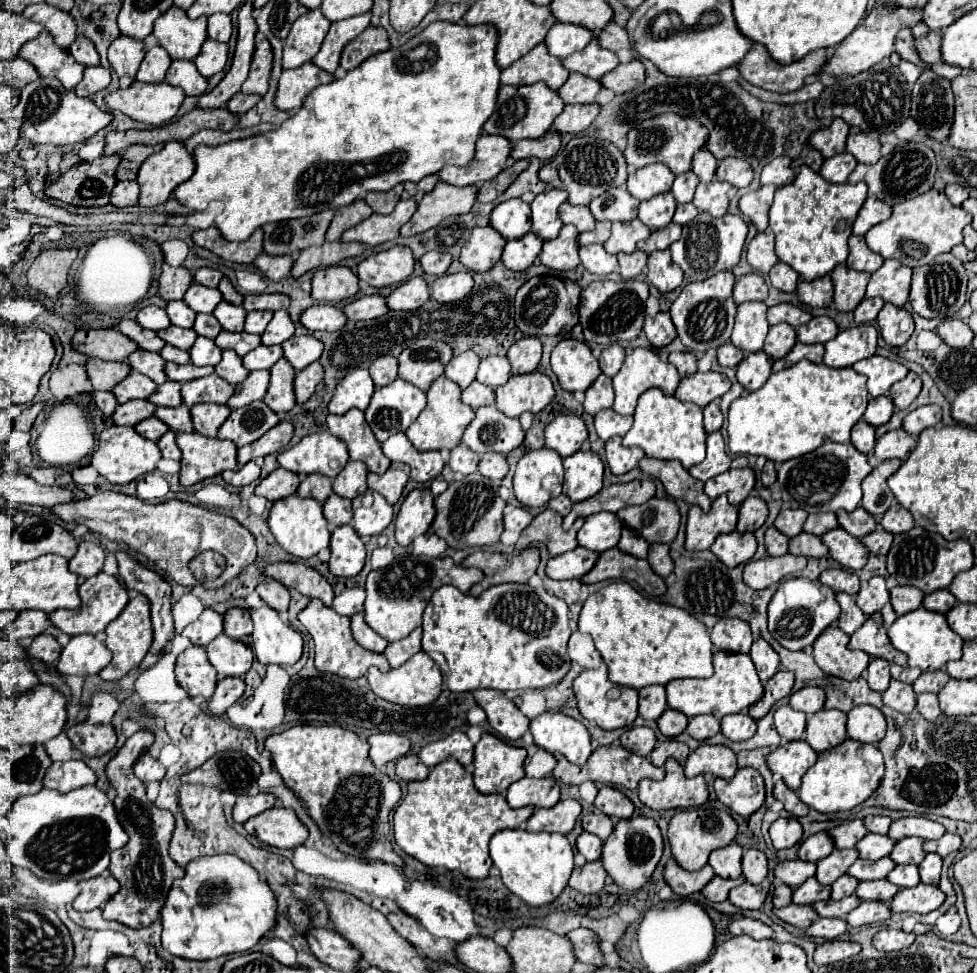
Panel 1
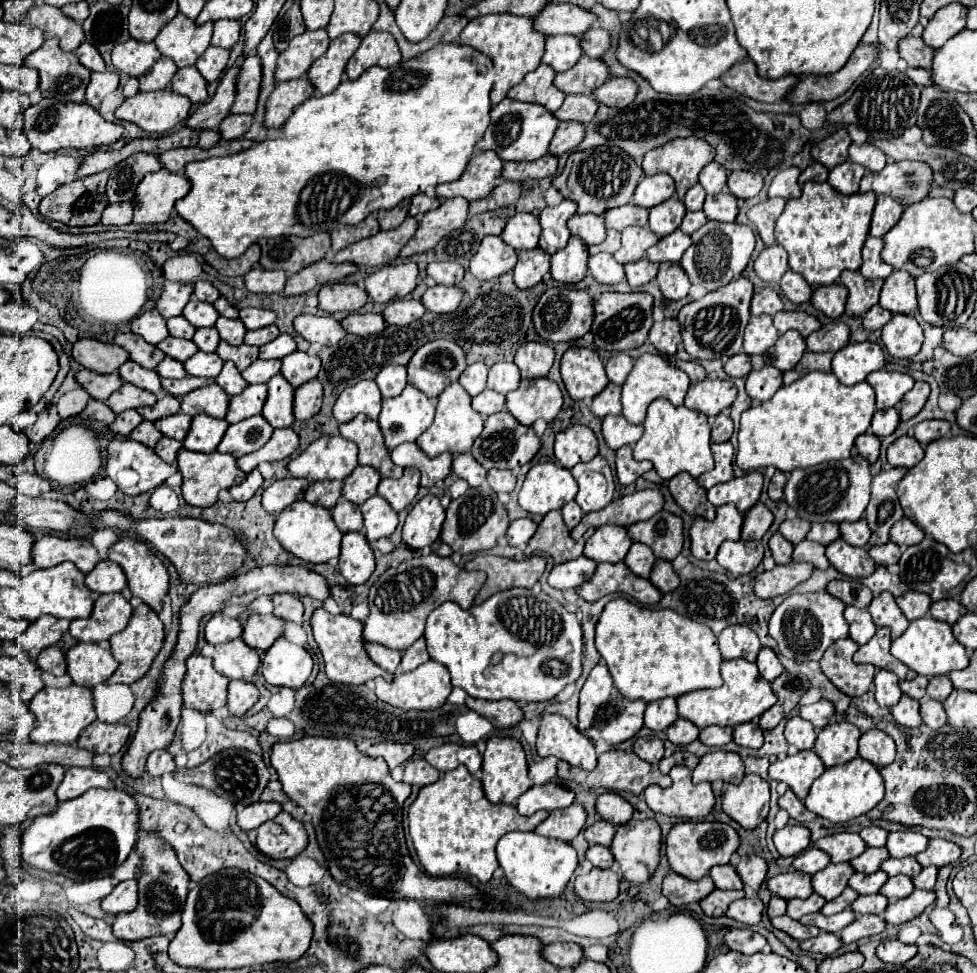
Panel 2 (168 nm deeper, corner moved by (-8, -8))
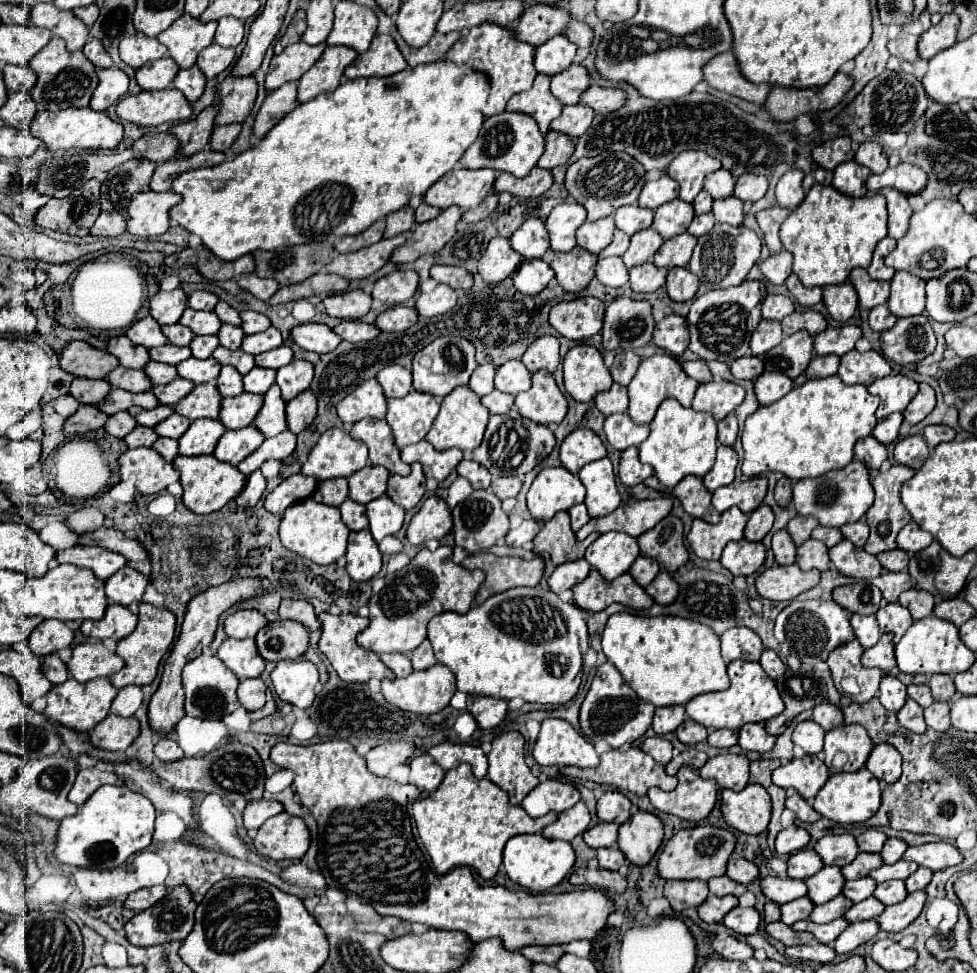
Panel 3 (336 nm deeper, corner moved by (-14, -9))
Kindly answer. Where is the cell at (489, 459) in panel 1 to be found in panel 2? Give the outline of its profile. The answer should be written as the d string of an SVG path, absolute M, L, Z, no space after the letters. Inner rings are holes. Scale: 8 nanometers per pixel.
M490 469L488 471L488 483L494 491L506 491L510 493L516 485L516 477L508 469Z

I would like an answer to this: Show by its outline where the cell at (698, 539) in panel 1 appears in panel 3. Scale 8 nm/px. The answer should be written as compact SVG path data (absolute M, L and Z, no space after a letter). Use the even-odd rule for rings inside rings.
M728 508L726 512L722 512L722 518L718 524L694 520L686 540L698 558L718 560L724 546L730 540L742 540L744 538L746 520L748 518L744 512L740 512L740 508Z

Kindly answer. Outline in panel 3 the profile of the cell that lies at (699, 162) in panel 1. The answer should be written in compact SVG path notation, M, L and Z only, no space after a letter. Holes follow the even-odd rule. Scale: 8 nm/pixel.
M716 170L706 176L704 180L704 190L710 192L712 198L726 198L734 194L734 182L736 178L728 170Z

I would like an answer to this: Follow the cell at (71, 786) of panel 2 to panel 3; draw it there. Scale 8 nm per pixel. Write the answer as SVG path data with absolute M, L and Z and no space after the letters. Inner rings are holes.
M86 768L86 770L80 770L78 776L76 776L76 784L74 788L70 790L68 794L68 800L82 806L100 786L104 784L114 784L114 786L124 786L124 782L112 772L112 770L106 770L106 768Z

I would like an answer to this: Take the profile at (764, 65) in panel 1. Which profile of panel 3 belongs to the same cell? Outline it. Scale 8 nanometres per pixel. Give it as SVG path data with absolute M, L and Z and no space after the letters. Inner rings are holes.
M726 52L726 54L718 54L714 56L714 60L706 62L704 70L704 80L722 92L728 92L732 96L744 98L748 102L754 104L762 104L770 92L772 86L768 84L752 84L748 82L740 72L738 72L738 64L734 62L734 54Z

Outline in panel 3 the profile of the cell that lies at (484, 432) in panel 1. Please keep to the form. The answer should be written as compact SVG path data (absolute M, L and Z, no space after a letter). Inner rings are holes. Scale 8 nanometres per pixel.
M510 410L508 414L502 416L490 416L484 440L474 450L474 460L482 464L492 476L502 476L502 474L522 476L530 472L536 464L540 464L552 452L554 444L556 444L554 434L546 426L526 420L516 410Z

